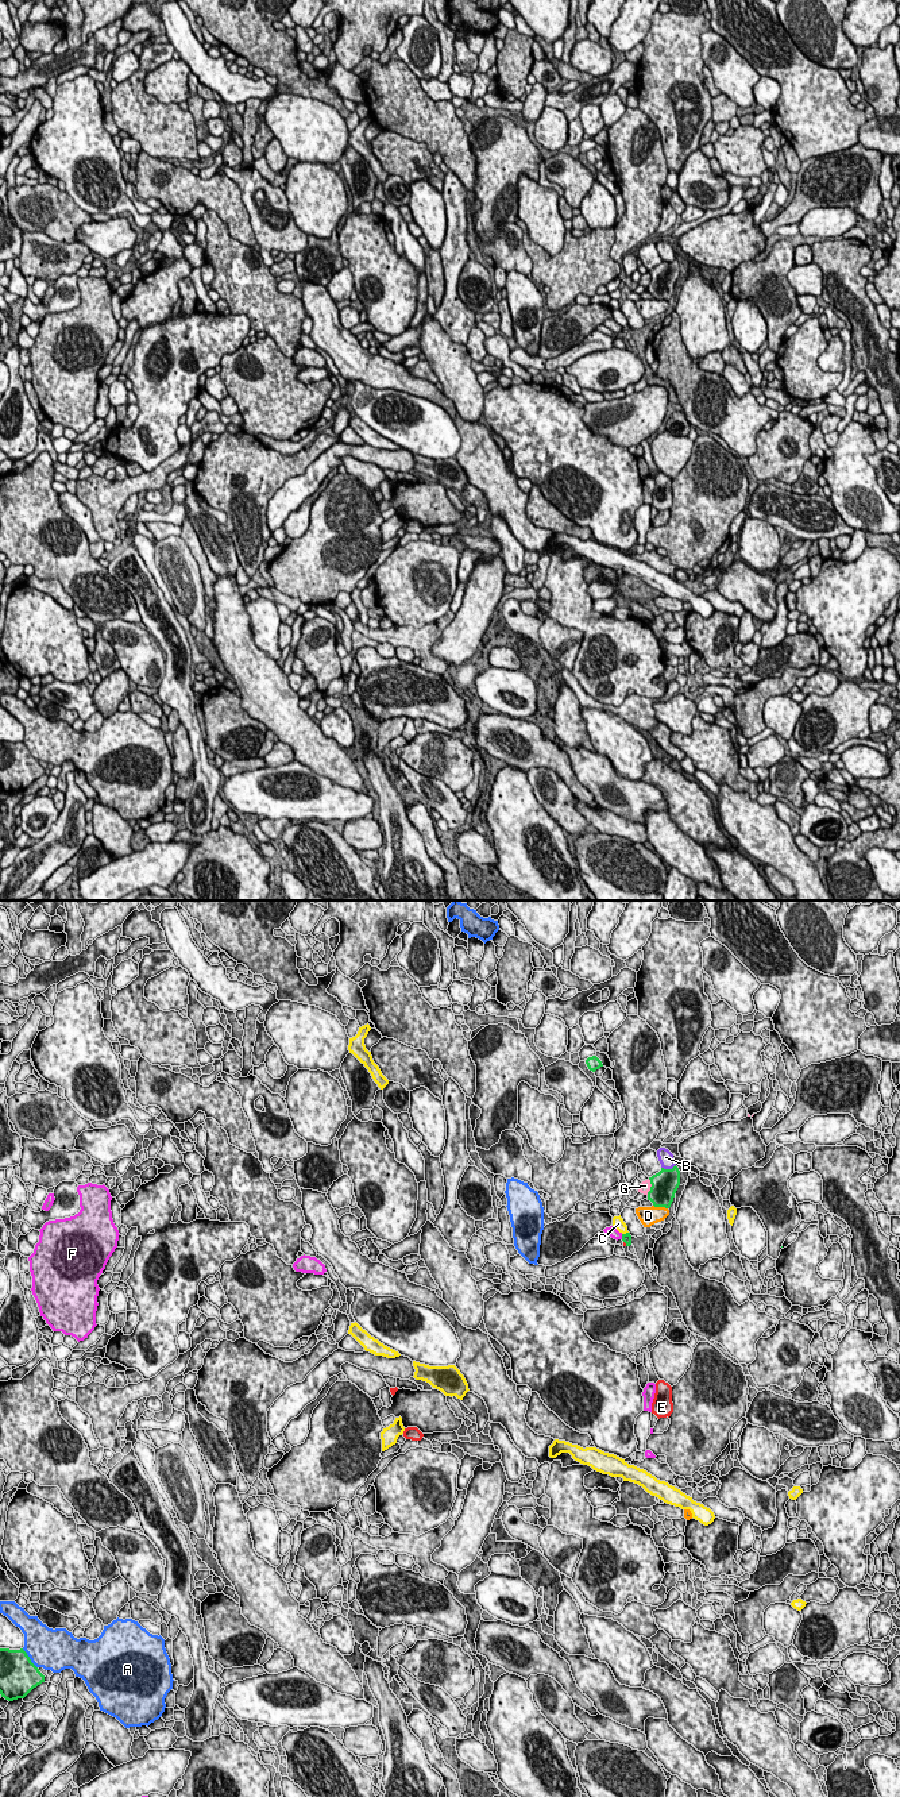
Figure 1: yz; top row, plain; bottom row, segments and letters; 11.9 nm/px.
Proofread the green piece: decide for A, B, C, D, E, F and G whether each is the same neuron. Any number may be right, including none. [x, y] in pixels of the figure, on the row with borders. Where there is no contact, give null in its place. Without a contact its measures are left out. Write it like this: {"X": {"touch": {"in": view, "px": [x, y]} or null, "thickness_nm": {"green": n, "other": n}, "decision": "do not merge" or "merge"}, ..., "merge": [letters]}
{"A": {"touch": {"in": "yz", "px": [29, 1658]}, "thickness_nm": {"green": 460, "other": 480}, "decision": "do not merge"}, "B": {"touch": {"in": "yz", "px": [668, 1169]}, "thickness_nm": {"green": 320, "other": 180}, "decision": "do not merge"}, "C": {"touch": {"in": "yz", "px": [626, 1233]}, "thickness_nm": {"green": 120, "other": 140}, "decision": "do not merge"}, "D": {"touch": {"in": "yz", "px": [660, 1206]}, "thickness_nm": {"green": 320, "other": 220}, "decision": "do not merge"}, "E": {"touch": {"in": "yz", "px": [625, 1242]}, "thickness_nm": {"green": 120, "other": 30}, "decision": "merge"}, "F": {"touch": {"in": "yz", "px": [622, 1237]}, "thickness_nm": {"green": 120, "other": 120}, "decision": "do not merge"}, "G": {"touch": {"in": "yz", "px": [651, 1187]}, "thickness_nm": {"green": 320, "other": 130}, "decision": "do not merge"}, "merge": ["E"]}

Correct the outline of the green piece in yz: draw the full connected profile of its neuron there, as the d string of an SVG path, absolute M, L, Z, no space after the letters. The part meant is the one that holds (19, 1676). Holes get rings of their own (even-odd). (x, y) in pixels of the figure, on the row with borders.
M0 1648L0 1694L8 1701L24 1698L45 1682L45 1675L31 1662L27 1653Z

